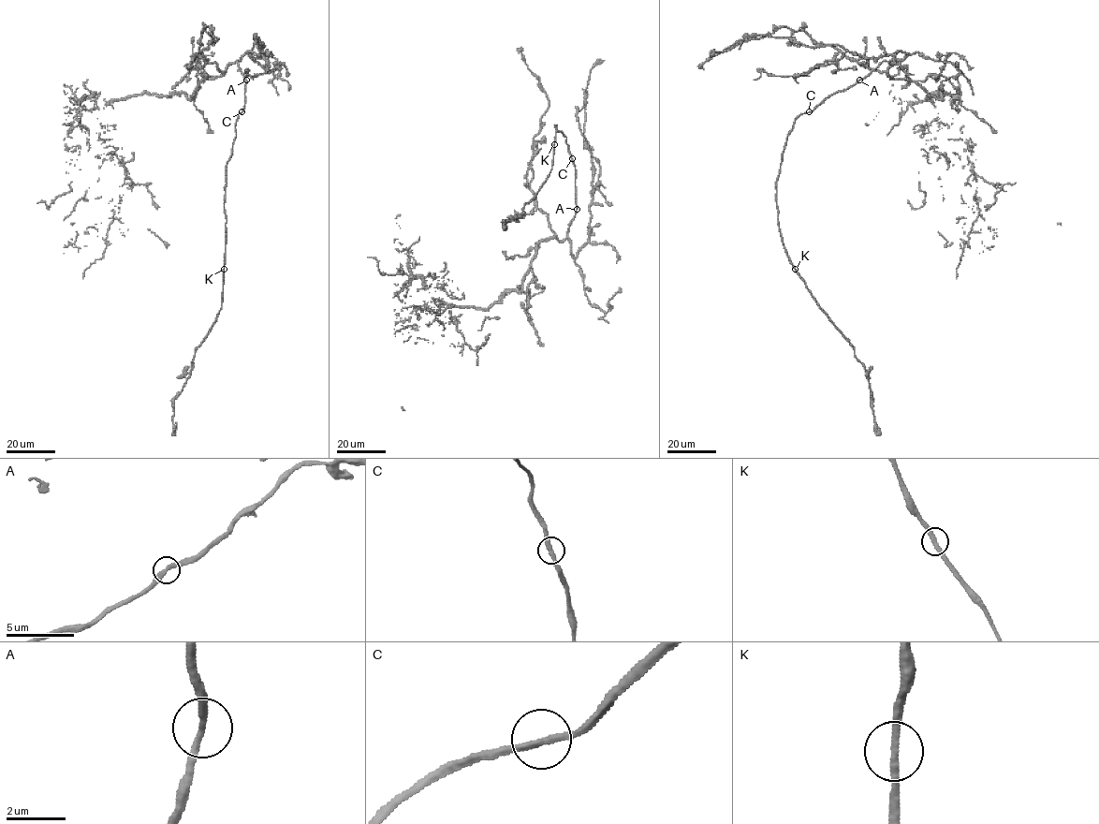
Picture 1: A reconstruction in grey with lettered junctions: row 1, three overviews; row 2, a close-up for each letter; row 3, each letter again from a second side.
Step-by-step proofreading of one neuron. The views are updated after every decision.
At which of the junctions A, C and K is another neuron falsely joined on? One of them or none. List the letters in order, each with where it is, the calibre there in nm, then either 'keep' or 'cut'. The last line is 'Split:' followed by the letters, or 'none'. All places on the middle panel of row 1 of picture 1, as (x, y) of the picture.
A: place (577, 209); calibre 240 nm; keep
C: place (572, 158); calibre 240 nm; keep
K: place (554, 144); calibre 280 nm; keep
Split: none

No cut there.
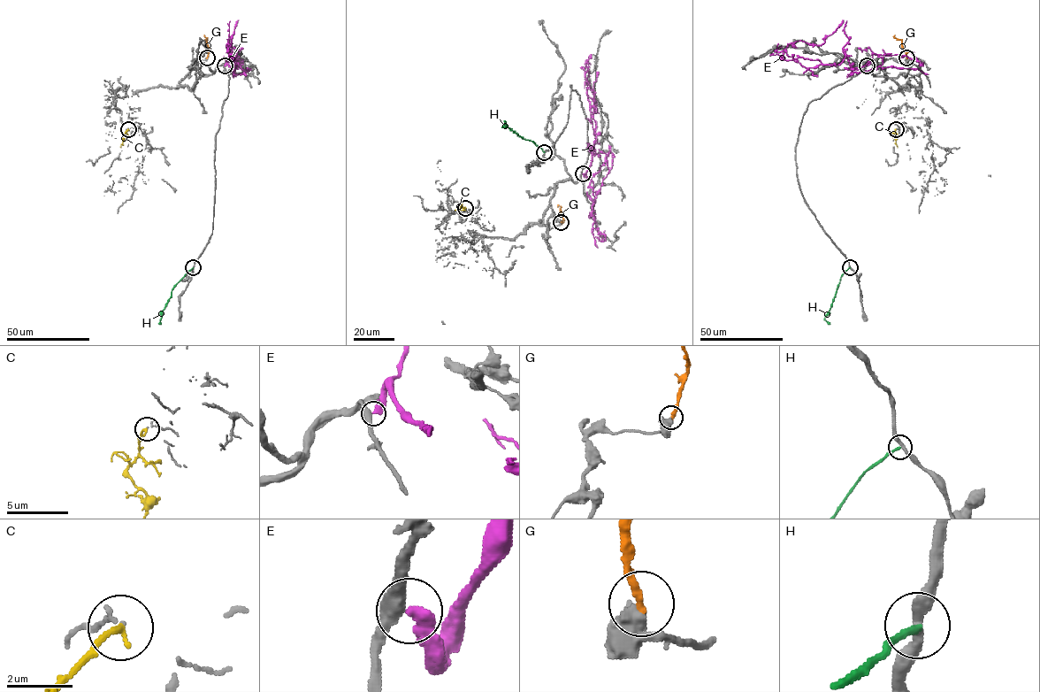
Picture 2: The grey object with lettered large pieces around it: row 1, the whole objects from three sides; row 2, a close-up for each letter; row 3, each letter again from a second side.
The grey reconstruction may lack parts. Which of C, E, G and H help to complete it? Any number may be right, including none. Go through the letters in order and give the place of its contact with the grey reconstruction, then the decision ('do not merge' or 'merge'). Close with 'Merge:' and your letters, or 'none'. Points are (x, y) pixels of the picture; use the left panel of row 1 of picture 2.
C: contact (128, 129); merge
E: contact (225, 65); do not merge
G: contact (207, 57); do not merge
H: contact (193, 267); do not merge
Merge: C

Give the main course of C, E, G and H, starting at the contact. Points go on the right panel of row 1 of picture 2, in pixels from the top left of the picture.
C: (896, 129), (893, 135), (898, 147)
E: (867, 65), (851, 67), (843, 49), (837, 65), (785, 59), (791, 43), (822, 45), (843, 20)
G: (907, 57), (902, 42), (894, 38), (895, 35)
H: (850, 267), (841, 277), (832, 305), (824, 317), (829, 324)

